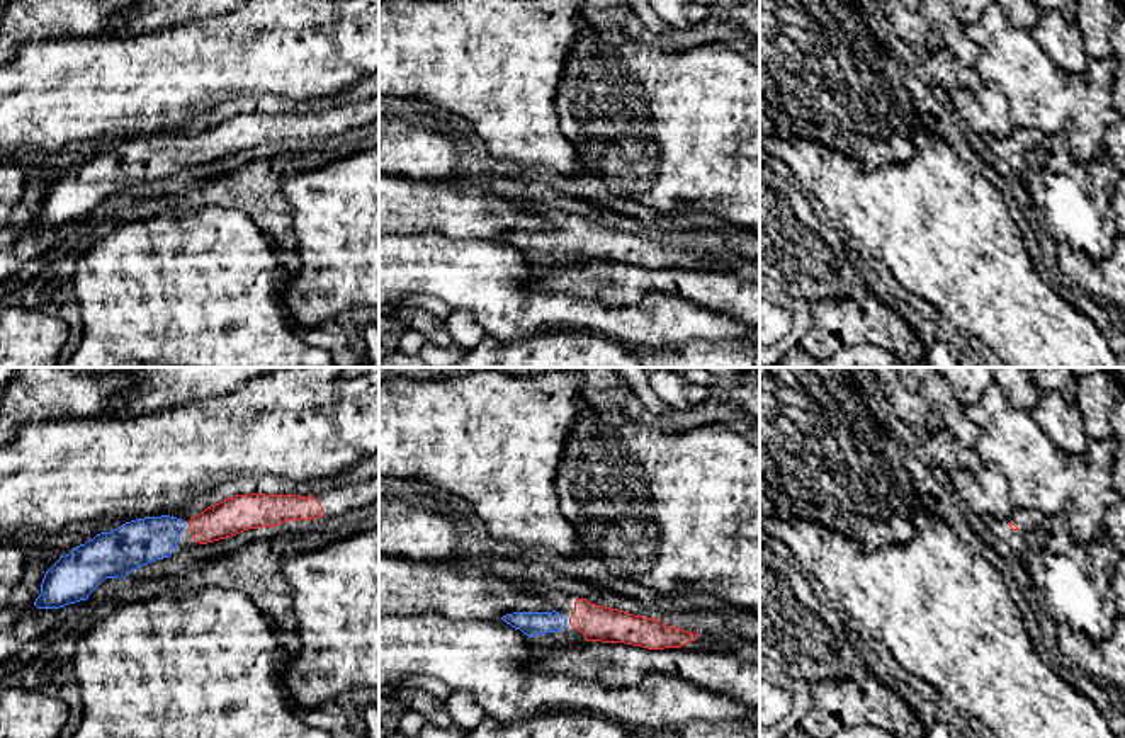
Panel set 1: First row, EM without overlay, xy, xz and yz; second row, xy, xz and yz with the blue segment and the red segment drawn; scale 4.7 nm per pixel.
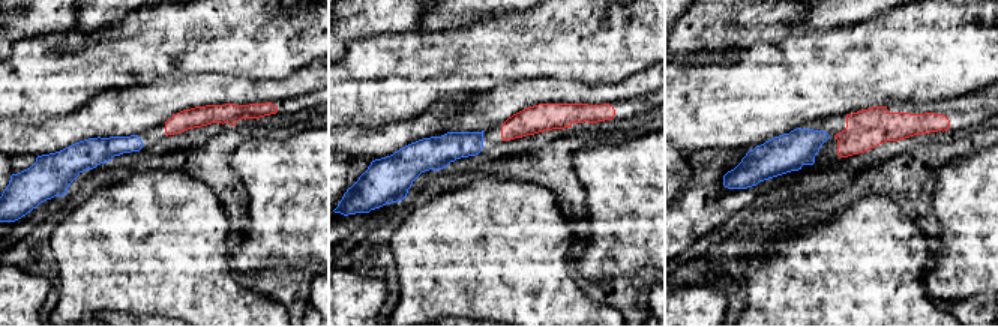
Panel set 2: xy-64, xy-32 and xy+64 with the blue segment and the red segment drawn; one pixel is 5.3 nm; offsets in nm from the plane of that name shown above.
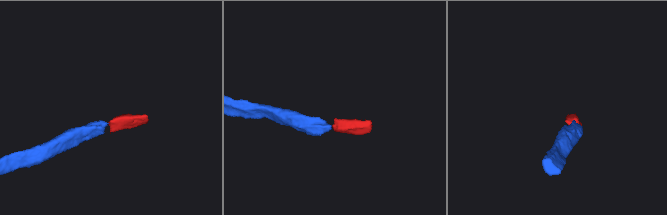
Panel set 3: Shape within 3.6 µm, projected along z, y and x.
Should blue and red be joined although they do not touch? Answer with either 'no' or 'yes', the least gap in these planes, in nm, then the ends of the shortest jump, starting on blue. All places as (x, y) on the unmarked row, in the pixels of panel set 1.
yes | 20 nm | xy (186, 143), (189, 143)

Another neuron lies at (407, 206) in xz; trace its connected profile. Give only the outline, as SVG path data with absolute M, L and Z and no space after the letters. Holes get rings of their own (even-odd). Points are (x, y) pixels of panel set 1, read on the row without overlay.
M379 172L379 230L389 235L438 233L449 236L501 238L513 231L552 231L554 226L542 216L529 211L532 202L506 197L488 190L483 184L452 187L447 179L410 179Z

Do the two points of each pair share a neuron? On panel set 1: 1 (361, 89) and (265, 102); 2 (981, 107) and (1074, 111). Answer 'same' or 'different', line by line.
1: same
2: different

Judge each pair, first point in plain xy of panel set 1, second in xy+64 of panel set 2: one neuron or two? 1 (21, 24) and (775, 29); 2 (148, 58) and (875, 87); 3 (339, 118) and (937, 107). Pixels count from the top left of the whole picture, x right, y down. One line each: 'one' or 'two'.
1: one
2: one
3: one

